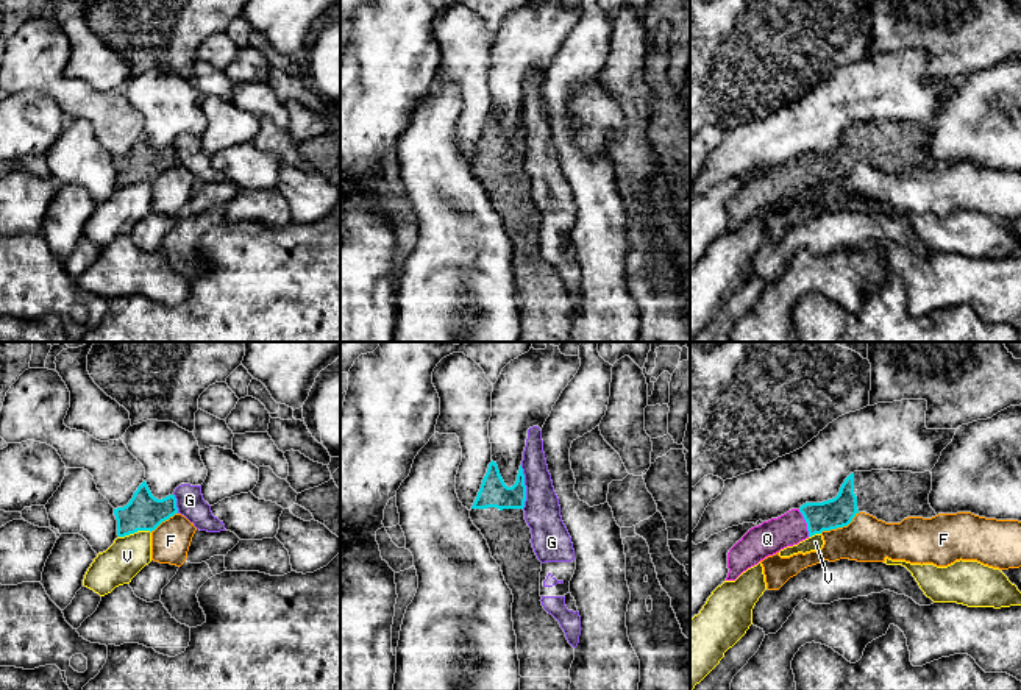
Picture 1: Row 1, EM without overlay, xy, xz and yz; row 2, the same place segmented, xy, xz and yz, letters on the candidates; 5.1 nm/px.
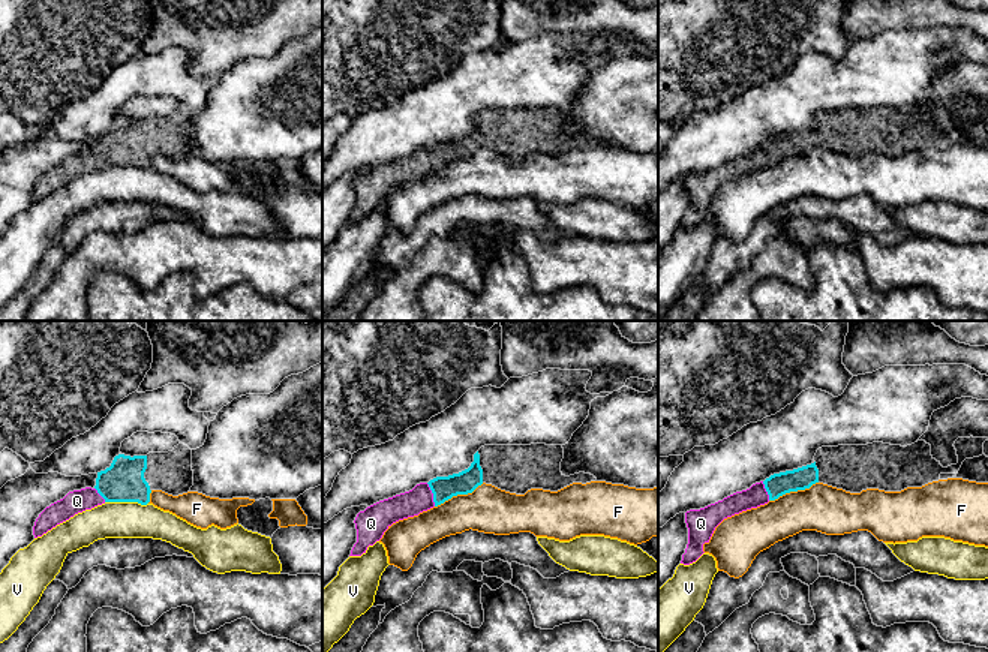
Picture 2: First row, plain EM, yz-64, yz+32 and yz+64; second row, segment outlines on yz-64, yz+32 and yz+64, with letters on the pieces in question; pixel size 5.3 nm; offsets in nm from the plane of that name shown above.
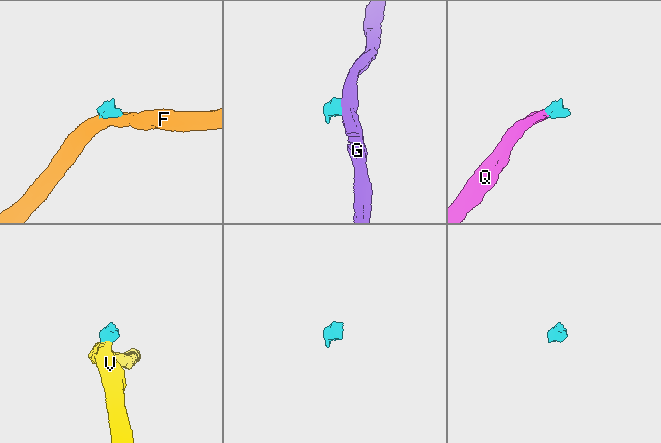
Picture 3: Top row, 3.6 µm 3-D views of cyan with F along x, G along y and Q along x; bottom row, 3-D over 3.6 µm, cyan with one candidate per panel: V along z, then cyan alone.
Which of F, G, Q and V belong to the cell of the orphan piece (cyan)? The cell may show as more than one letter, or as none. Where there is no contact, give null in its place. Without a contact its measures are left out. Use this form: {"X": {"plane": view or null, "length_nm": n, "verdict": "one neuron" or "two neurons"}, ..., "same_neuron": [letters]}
{"F": {"plane": "yz", "length_nm": 240, "verdict": "two neurons"}, "G": {"plane": "xz", "length_nm": 220, "verdict": "two neurons"}, "Q": {"plane": "yz", "length_nm": 160, "verdict": "one neuron"}, "V": {"plane": "xy", "length_nm": 170, "verdict": "two neurons"}, "same_neuron": ["Q"]}

